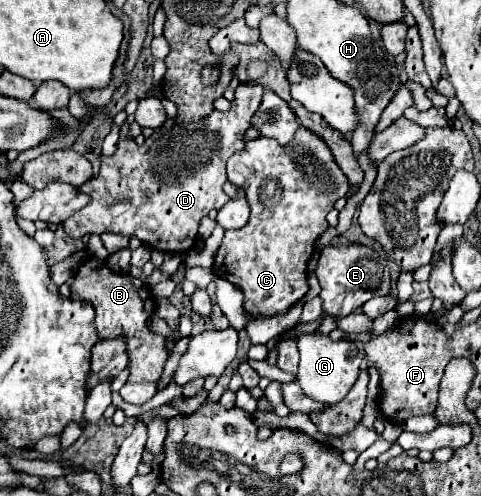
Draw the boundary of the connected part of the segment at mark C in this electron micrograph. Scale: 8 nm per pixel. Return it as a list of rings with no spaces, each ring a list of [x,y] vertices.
[[[299,125],[295,137],[287,145],[279,145],[269,137],[247,141],[245,149],[237,151],[227,161],[227,177],[233,185],[245,189],[247,201],[251,203],[251,217],[245,227],[225,233],[223,243],[215,255],[213,273],[243,291],[243,309],[247,311],[247,315],[271,317],[277,313],[287,313],[309,291],[307,263],[315,251],[317,239],[327,229],[325,215],[333,209],[337,199],[349,193],[349,179],[335,163],[327,143],[303,125]]]

